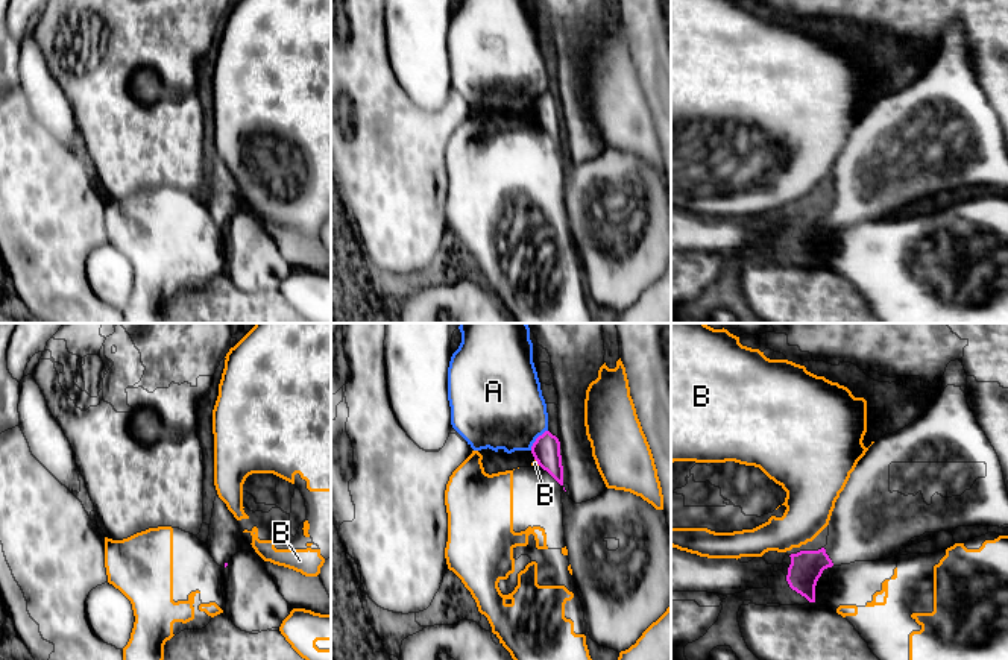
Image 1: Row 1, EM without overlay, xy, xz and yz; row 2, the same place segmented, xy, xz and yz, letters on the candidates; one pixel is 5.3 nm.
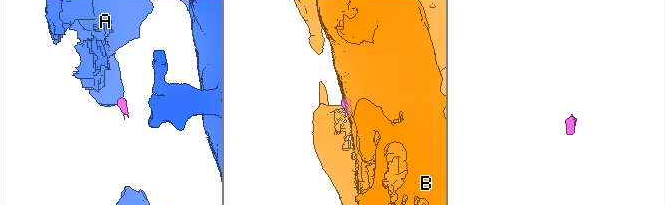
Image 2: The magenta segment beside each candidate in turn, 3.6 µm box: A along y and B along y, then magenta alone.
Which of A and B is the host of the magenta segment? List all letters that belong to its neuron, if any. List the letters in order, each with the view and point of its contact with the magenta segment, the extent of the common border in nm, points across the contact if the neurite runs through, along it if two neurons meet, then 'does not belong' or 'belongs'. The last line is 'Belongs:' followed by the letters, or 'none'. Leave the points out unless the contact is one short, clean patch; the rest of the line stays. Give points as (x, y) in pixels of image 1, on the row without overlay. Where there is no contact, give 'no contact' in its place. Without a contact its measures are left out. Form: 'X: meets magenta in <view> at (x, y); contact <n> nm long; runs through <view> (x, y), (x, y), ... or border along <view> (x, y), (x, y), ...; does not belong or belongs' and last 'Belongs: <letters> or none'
A: meets magenta in xz at (536, 99); contact 140 nm long; border along xz (547, 90), (530, 110); does not belong
B: meets magenta in xz at (536, 120); contact 50 nm long; border along xz (535, 119), (539, 125); does not belong
Belongs: none

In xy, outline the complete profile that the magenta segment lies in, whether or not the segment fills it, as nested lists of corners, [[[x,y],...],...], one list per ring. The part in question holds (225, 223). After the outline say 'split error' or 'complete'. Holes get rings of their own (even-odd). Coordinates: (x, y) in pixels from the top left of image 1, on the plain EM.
[[[216,156],[208,196],[208,209],[214,222],[226,228],[240,211],[252,212],[273,238],[279,253],[293,269],[305,269],[320,275],[331,275],[331,256],[320,237],[305,237],[293,229],[264,222],[240,193],[238,181],[226,164]]] | split error

